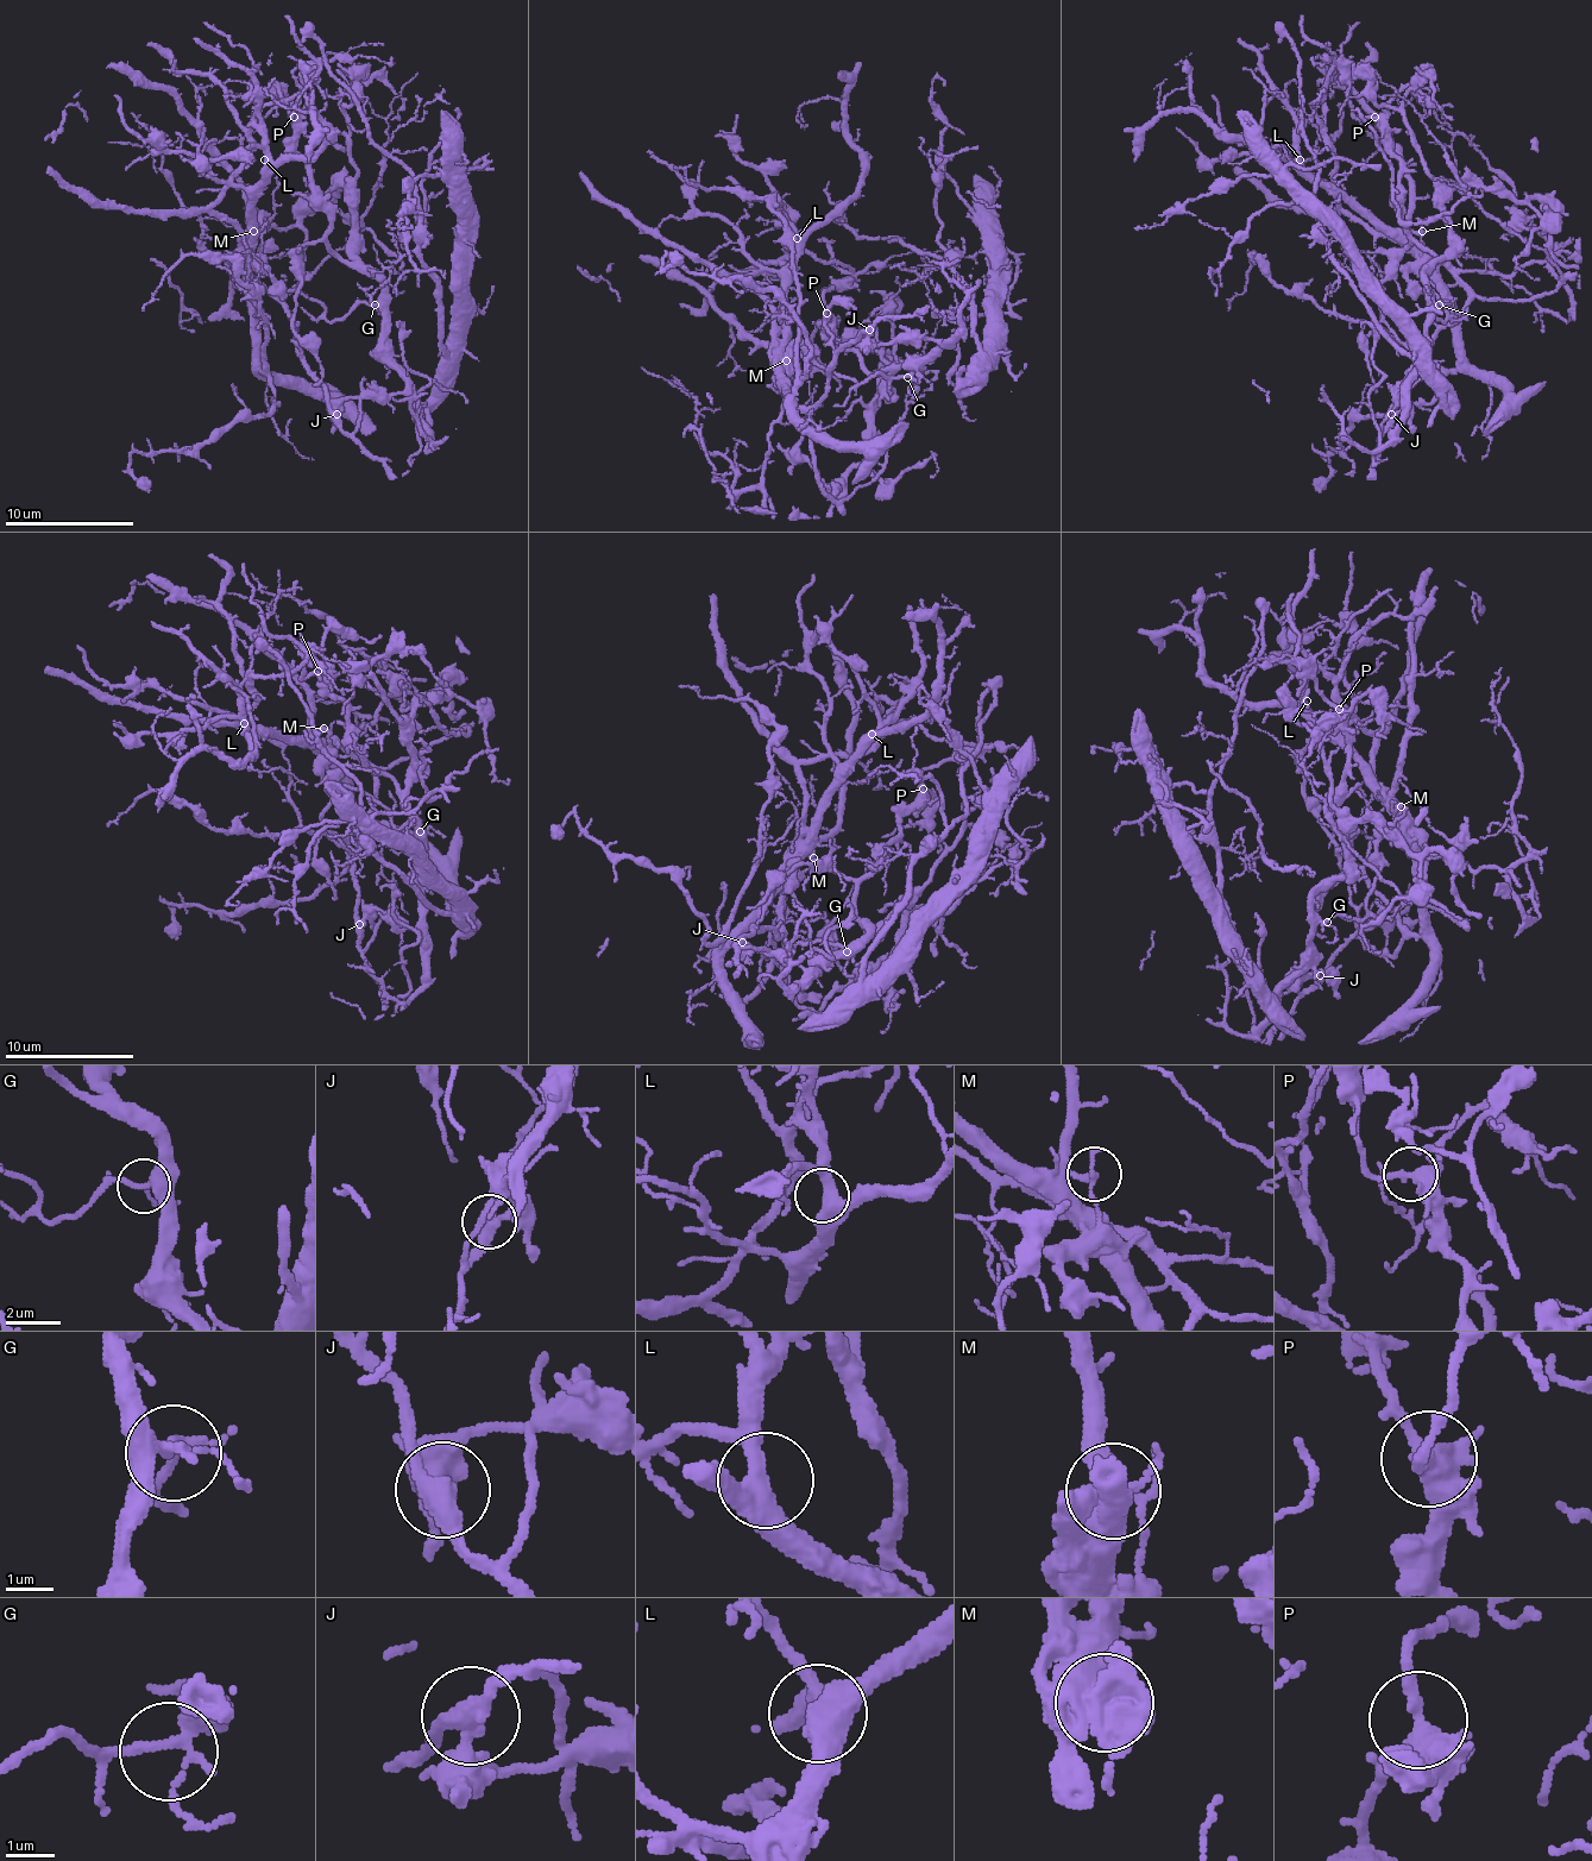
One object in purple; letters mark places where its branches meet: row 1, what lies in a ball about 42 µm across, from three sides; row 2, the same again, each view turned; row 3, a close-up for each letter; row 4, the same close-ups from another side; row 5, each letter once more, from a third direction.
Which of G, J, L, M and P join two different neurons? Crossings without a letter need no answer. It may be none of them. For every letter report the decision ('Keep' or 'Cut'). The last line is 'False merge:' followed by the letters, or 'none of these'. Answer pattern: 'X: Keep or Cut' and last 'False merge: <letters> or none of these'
G: Keep
J: Cut
L: Keep
M: Cut
P: Keep
False merge: J, M

